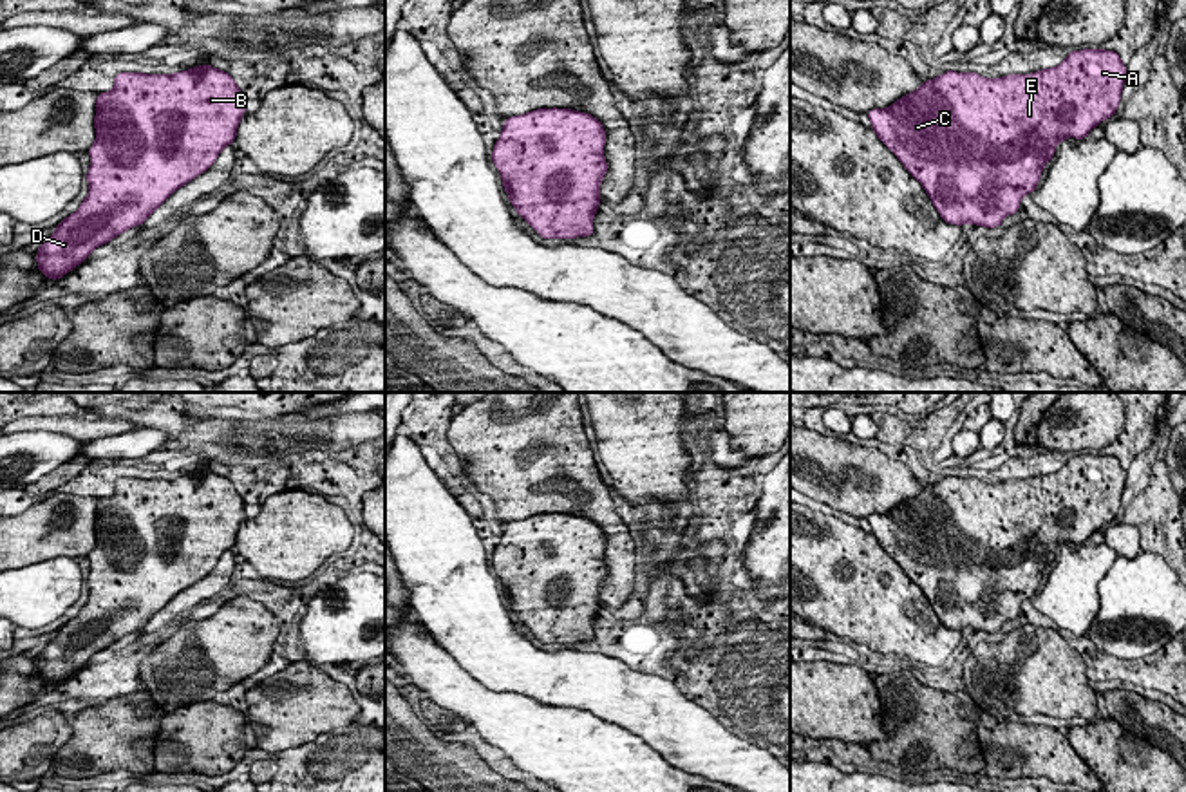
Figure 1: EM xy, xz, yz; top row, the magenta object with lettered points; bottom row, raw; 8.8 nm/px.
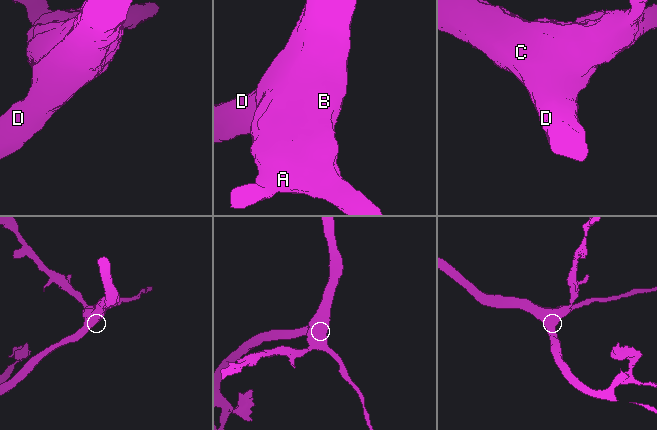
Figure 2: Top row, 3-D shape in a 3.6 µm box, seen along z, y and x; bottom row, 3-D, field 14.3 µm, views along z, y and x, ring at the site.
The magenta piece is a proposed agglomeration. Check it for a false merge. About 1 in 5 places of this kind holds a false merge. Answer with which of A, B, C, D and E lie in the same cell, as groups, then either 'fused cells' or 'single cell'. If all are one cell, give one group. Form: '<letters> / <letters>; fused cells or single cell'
A B C D E; single cell

